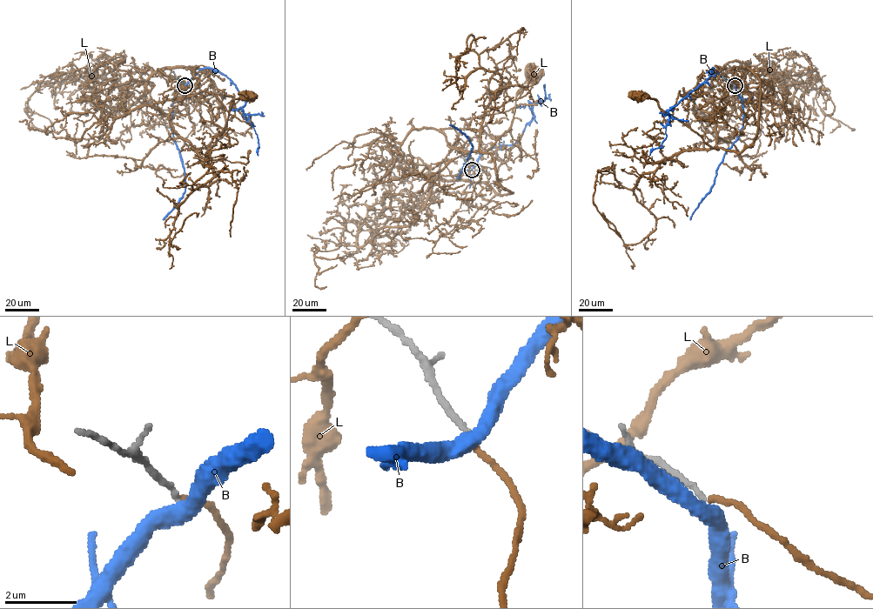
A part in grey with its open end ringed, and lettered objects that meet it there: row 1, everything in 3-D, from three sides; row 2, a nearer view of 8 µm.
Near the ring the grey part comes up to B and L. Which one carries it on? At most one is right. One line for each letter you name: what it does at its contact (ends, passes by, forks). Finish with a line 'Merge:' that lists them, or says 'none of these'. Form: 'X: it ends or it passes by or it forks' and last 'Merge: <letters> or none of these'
L: it ends
Merge: L

